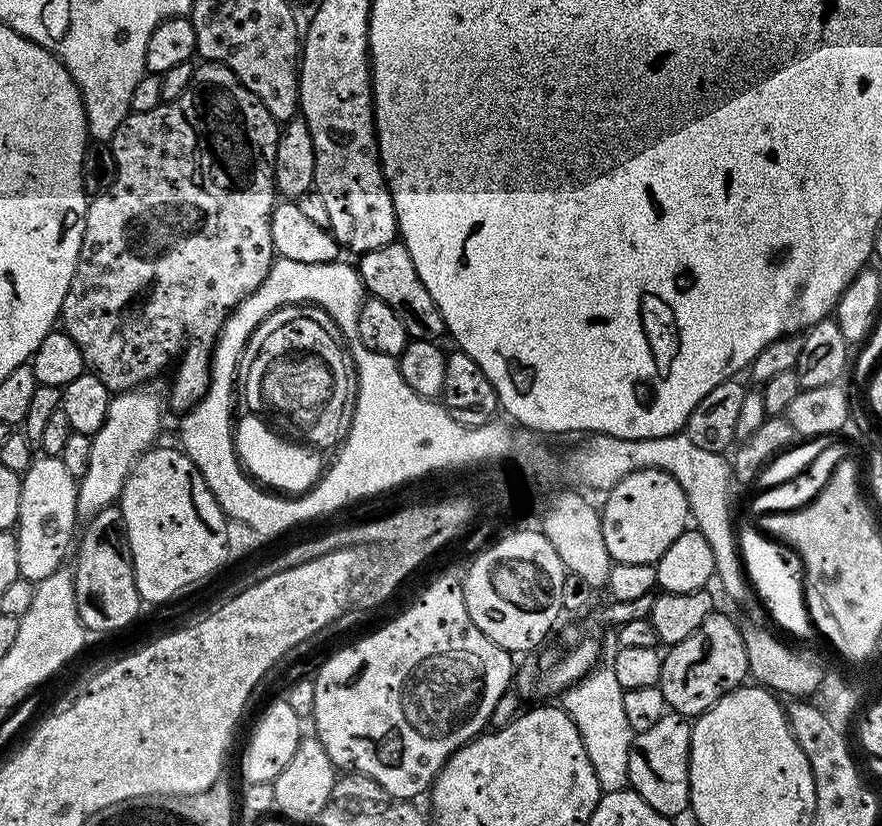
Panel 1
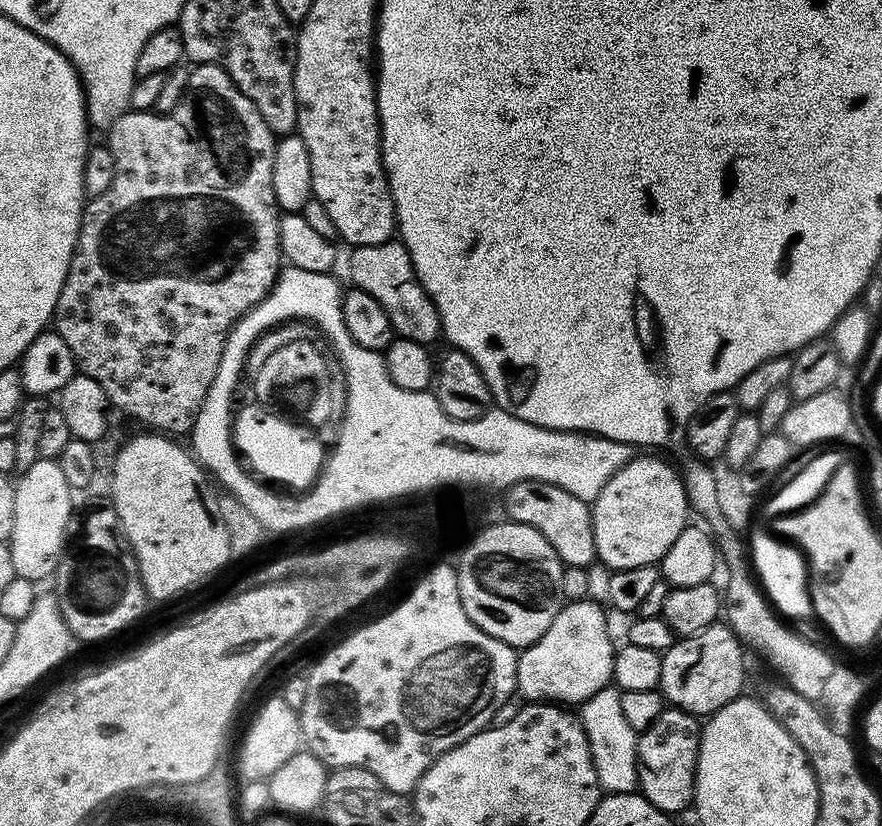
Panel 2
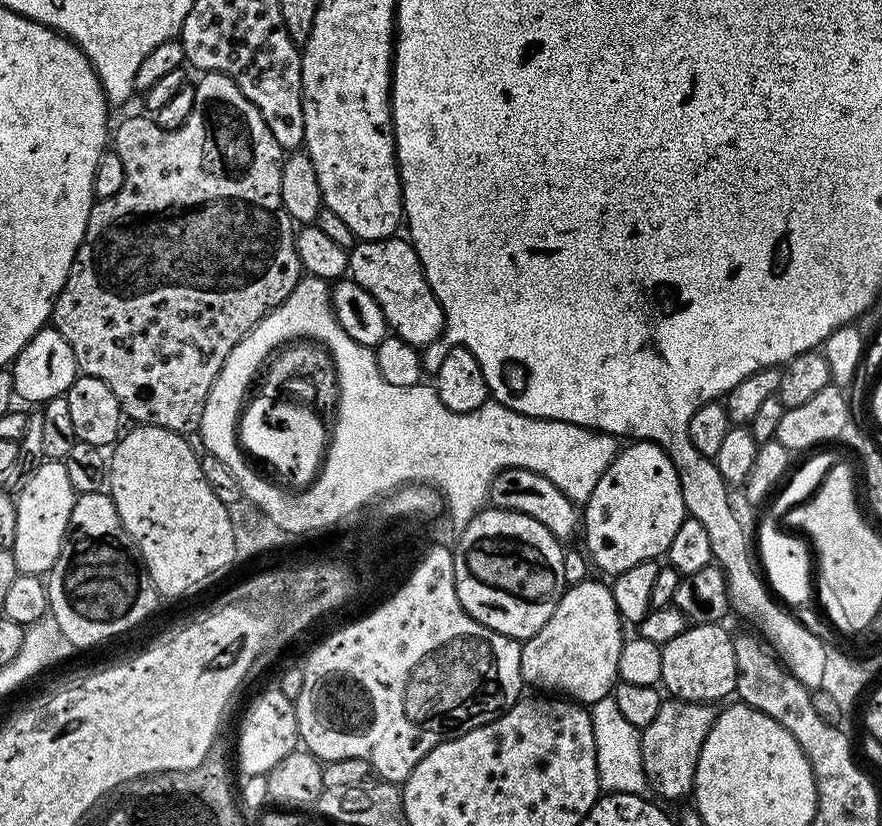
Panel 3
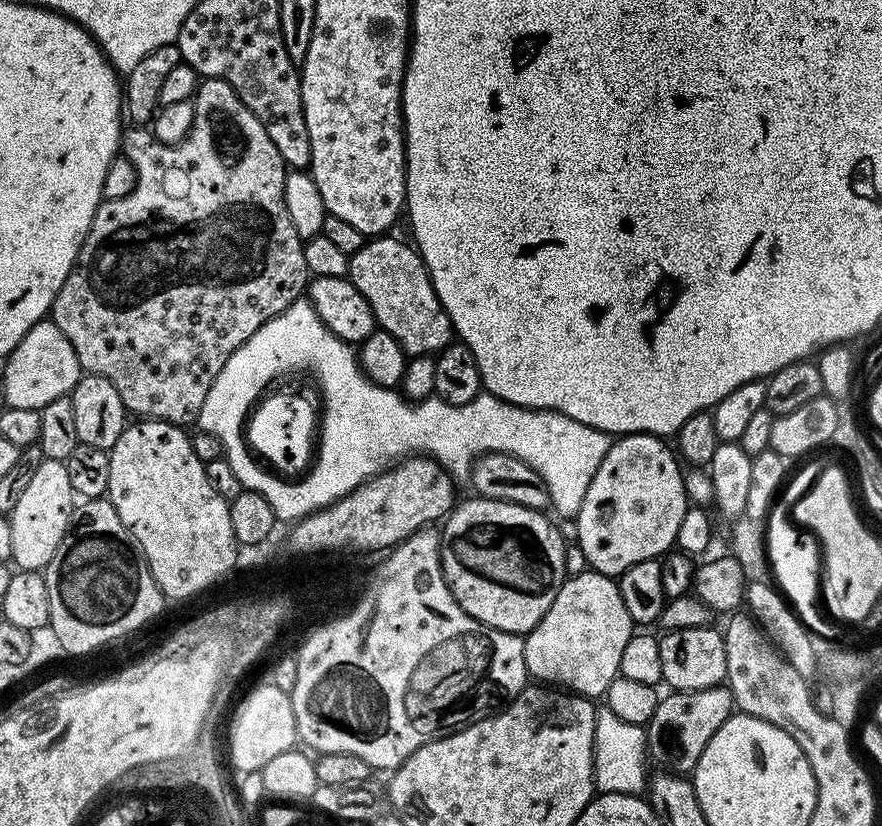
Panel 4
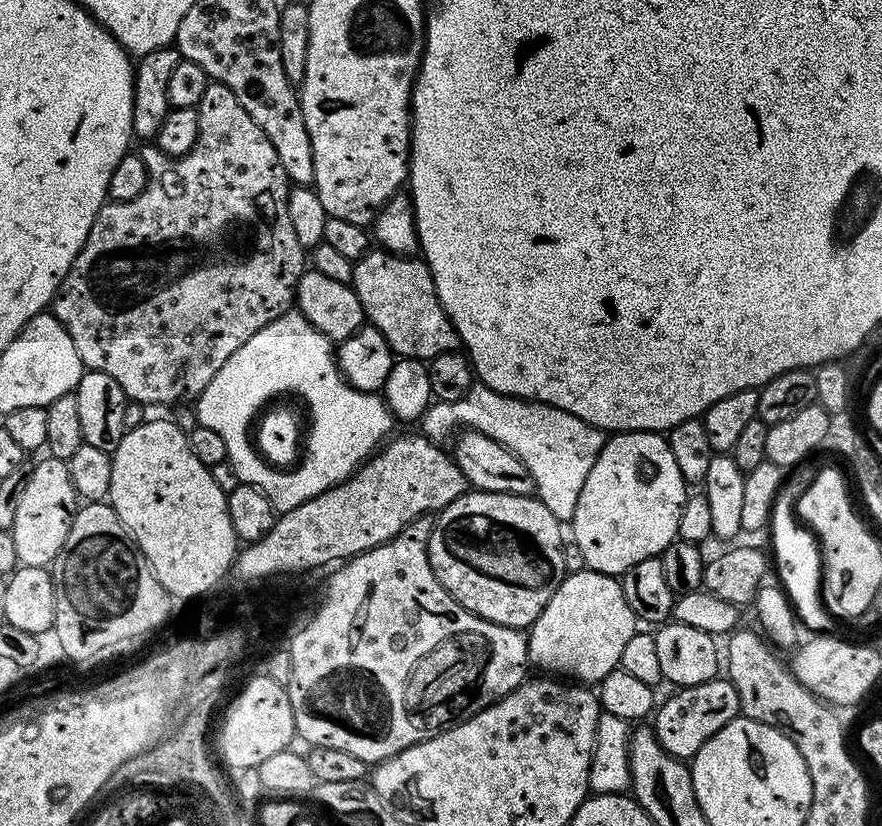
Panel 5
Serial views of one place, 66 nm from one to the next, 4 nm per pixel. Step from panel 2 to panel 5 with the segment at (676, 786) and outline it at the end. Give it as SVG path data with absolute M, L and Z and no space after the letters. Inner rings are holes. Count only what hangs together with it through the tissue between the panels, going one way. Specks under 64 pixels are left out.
M726 678L698 682L698 686L676 688L673 693L665 704L663 701L655 709L654 735L662 750L679 760L691 761L696 752L702 750L705 742L714 738L718 730L722 730L722 726L740 716L738 690L734 690L734 686Z

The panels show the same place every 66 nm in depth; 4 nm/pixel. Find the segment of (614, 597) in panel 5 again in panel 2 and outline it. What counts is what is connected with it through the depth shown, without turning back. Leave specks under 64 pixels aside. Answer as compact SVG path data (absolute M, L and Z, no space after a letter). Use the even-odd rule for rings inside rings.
M594 600L565 603L554 622L550 622L546 634L517 655L516 686L525 701L580 706L598 690L613 683L614 643L608 633L608 620Z

